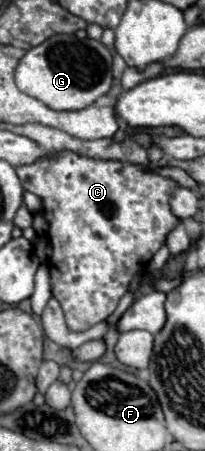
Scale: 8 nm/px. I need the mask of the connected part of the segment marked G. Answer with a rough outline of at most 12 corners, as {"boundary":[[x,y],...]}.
{"boundary":[[56,35],[16,67],[20,91],[56,111],[106,95],[106,45]]}

